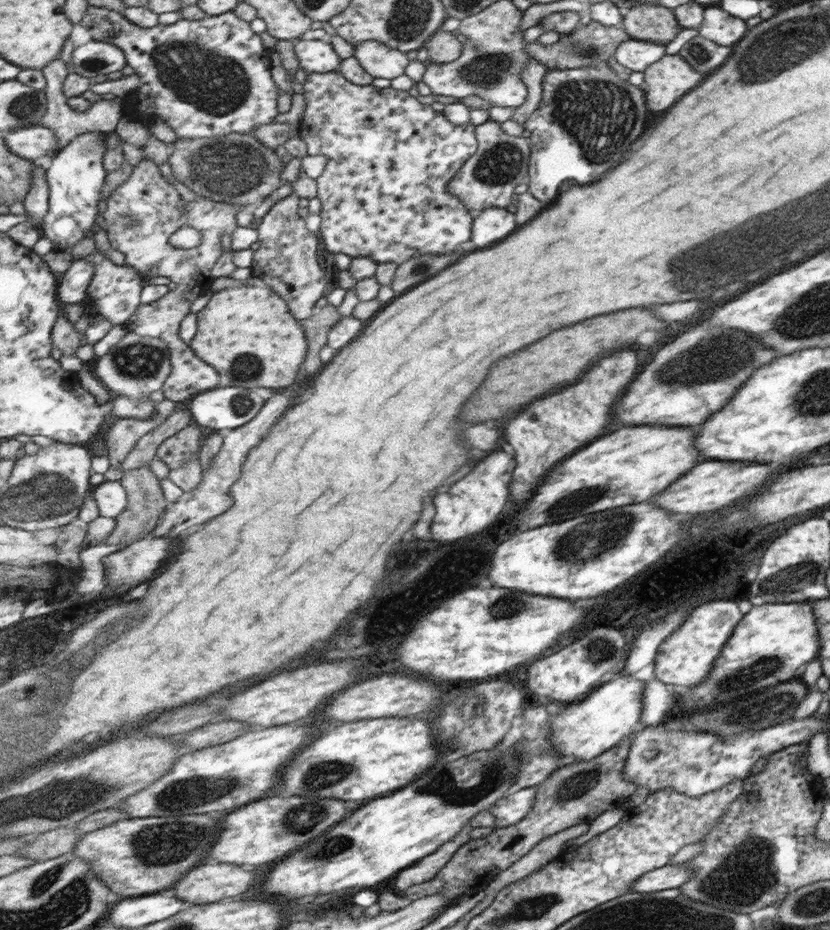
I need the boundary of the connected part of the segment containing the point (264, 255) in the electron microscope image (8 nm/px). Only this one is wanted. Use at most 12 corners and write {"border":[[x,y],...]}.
{"border":[[299,197],[261,220],[255,276],[302,324],[325,296],[319,238]]}

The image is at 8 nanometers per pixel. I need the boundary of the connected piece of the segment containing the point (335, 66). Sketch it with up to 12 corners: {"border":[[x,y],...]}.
{"border":[[299,40],[299,66],[308,73],[339,70],[328,40]]}

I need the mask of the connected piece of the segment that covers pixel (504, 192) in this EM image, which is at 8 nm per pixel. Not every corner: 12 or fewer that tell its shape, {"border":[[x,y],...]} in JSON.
{"border":[[487,120],[446,189],[467,209],[505,208],[530,141]]}

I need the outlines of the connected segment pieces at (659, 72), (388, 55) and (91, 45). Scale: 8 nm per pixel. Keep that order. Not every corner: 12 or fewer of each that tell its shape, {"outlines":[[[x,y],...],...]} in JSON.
{"outlines":[[[679,54],[643,71],[647,108],[667,110],[699,84]],[[376,41],[354,48],[359,66],[373,78],[397,78],[405,53]],[[109,42],[75,48],[70,72],[118,76],[126,53]]]}

